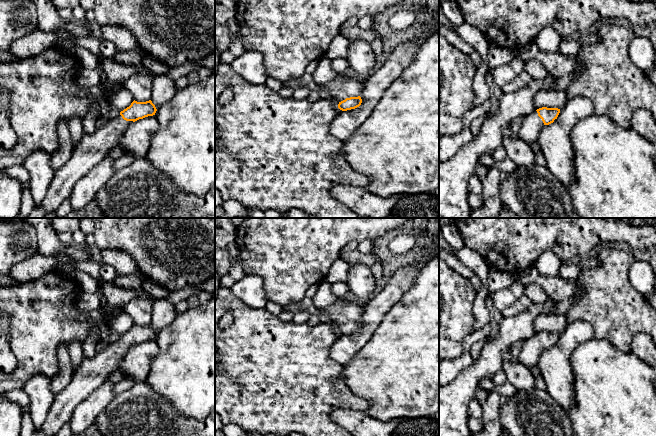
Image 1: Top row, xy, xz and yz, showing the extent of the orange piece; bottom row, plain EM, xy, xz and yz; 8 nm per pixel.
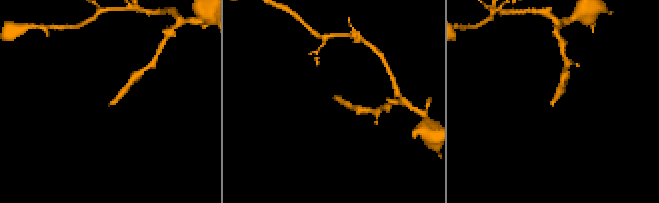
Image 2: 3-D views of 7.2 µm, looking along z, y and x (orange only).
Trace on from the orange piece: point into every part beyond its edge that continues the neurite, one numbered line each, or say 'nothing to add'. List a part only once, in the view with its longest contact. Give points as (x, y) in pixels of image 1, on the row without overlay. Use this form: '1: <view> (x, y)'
1: xz (339, 310)

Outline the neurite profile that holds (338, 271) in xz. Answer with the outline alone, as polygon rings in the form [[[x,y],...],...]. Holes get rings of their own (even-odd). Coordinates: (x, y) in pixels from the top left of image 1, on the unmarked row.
[[[342,259],[334,261],[325,278],[330,284],[346,282],[349,264]]]

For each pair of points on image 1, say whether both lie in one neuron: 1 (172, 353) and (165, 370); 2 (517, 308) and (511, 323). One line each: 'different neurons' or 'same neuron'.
1: same neuron
2: different neurons

